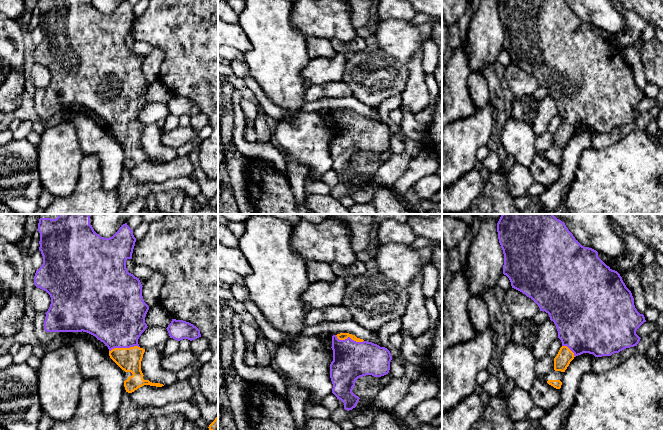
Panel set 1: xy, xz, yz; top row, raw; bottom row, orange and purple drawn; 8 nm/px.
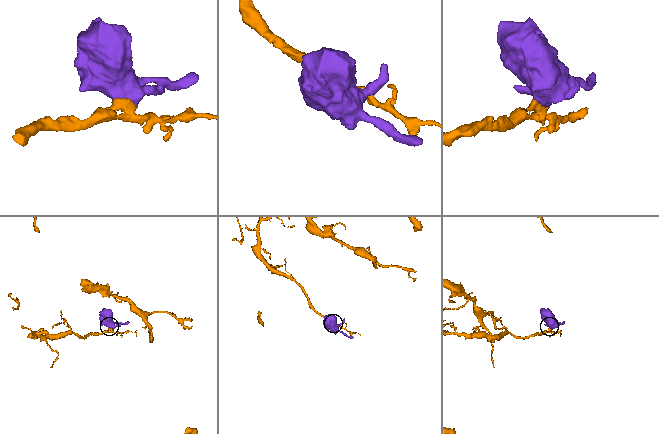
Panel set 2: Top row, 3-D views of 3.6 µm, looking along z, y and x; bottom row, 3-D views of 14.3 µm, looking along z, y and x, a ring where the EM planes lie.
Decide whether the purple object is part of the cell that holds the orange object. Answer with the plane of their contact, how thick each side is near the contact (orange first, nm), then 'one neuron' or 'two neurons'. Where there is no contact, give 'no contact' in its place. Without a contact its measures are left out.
meets orange in xy; 190 nm thick on the orange side, 440 nm on the other; one neuron

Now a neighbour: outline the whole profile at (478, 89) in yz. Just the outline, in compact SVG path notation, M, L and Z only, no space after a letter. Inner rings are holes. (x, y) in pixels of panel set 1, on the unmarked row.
M471 71L468 76L468 91L476 108L482 108L489 102L490 91L482 73Z

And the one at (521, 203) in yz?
M526 196L516 197L512 199L514 205L521 211L528 207L530 204L534 203L536 200L536 198L530 198Z

